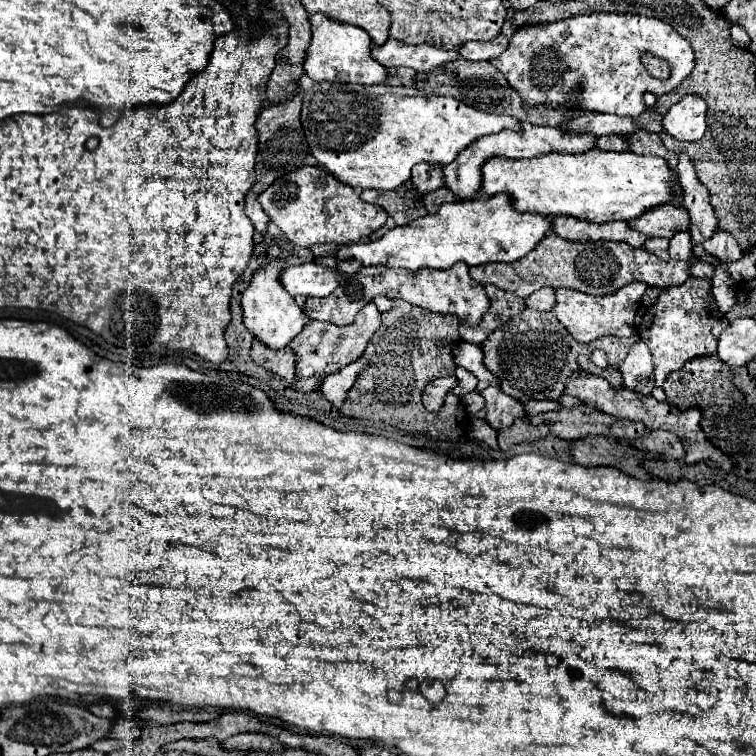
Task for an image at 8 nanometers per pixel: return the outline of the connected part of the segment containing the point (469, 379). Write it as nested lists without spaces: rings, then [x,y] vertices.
[[[456,368],[456,376],[460,378],[460,382],[458,382],[456,390],[454,390],[454,394],[456,394],[458,398],[462,398],[464,394],[472,392],[472,390],[474,390],[474,386],[478,384],[478,380],[474,378],[474,374],[470,374],[470,372],[468,372],[468,370],[464,370],[464,368]]]

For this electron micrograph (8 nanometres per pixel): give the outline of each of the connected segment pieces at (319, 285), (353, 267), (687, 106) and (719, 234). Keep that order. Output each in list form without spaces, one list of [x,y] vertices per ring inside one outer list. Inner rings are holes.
[[[306,262],[300,266],[288,266],[278,276],[280,284],[290,296],[326,296],[332,294],[344,278],[332,268],[326,270],[324,266],[314,266],[314,262]]]
[[[357,260],[342,261],[336,267],[336,270],[345,277],[354,275],[361,267],[361,263]]]
[[[694,94],[684,96],[680,102],[670,106],[662,118],[662,128],[676,140],[700,140],[706,132],[706,102],[694,98]]]
[[[716,230],[714,238],[710,238],[710,242],[704,242],[704,250],[714,258],[718,258],[722,264],[730,264],[742,258],[740,246],[724,230]]]

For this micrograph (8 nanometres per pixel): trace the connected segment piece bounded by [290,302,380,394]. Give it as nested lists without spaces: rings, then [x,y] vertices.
[[[368,302],[356,316],[356,320],[350,326],[334,326],[330,322],[318,322],[318,320],[310,320],[304,330],[294,338],[294,342],[290,342],[290,350],[298,356],[296,358],[296,380],[292,384],[292,390],[302,392],[302,394],[310,394],[314,390],[320,388],[322,380],[332,374],[338,372],[340,368],[348,366],[350,362],[354,362],[356,358],[360,358],[364,354],[366,344],[370,342],[372,334],[378,330],[380,326],[380,312],[376,308],[374,302]]]

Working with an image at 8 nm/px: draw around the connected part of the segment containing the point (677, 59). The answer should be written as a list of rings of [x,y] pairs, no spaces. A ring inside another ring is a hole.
[[[600,12],[600,14],[574,16],[546,26],[526,26],[526,30],[518,30],[518,34],[510,38],[508,48],[500,56],[492,58],[490,62],[504,74],[508,84],[522,96],[522,100],[526,102],[526,110],[540,104],[566,102],[566,96],[570,92],[576,92],[582,112],[604,112],[604,114],[636,118],[648,110],[644,104],[646,92],[652,92],[654,96],[662,96],[680,86],[682,78],[686,78],[686,74],[690,74],[690,70],[694,68],[694,54],[690,44],[682,40],[680,34],[668,22],[662,22],[658,18],[642,18],[634,14]],[[642,52],[650,52],[654,56],[664,58],[672,68],[670,78],[668,80],[652,78],[640,60]]]

